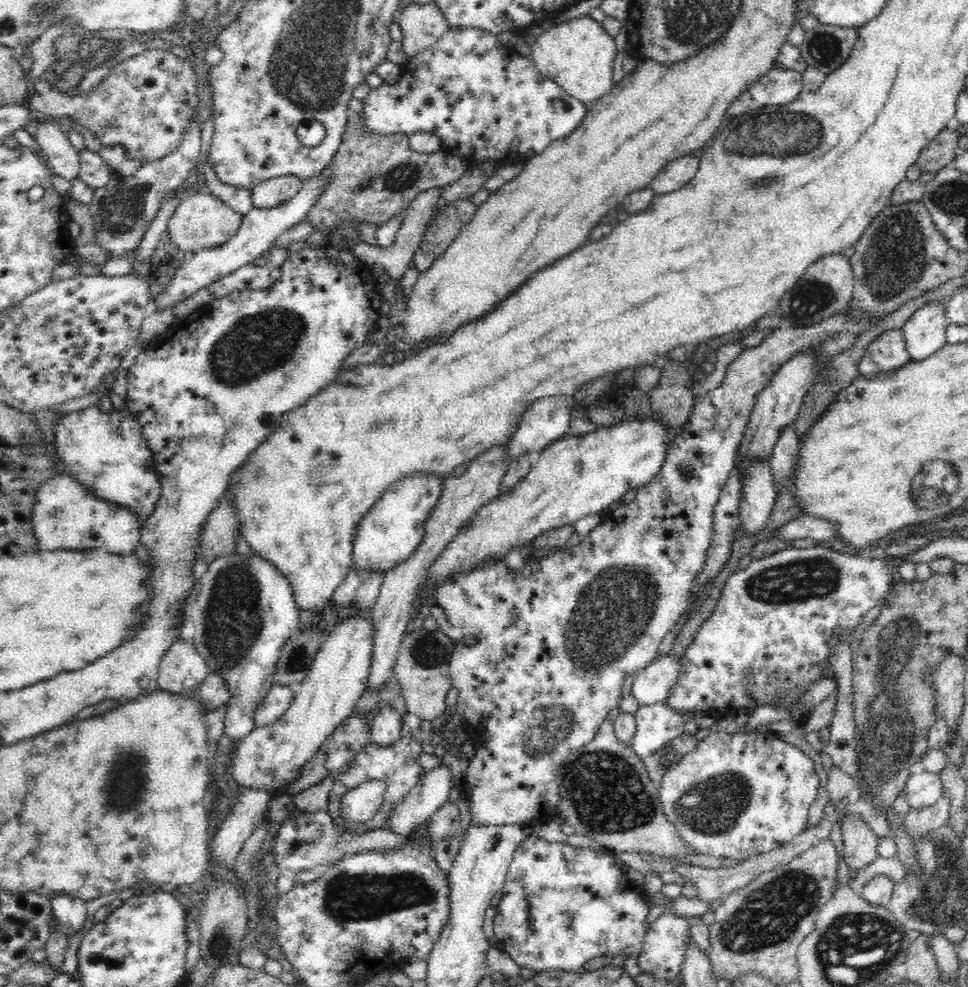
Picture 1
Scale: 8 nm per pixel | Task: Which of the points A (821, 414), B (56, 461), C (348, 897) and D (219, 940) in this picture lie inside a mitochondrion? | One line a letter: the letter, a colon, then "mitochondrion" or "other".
A: other
B: other
C: mitochondrion
D: mitochondrion

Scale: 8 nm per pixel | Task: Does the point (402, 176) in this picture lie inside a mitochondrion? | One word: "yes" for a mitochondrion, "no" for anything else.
yes

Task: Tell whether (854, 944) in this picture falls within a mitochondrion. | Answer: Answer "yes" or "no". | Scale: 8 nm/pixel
yes

